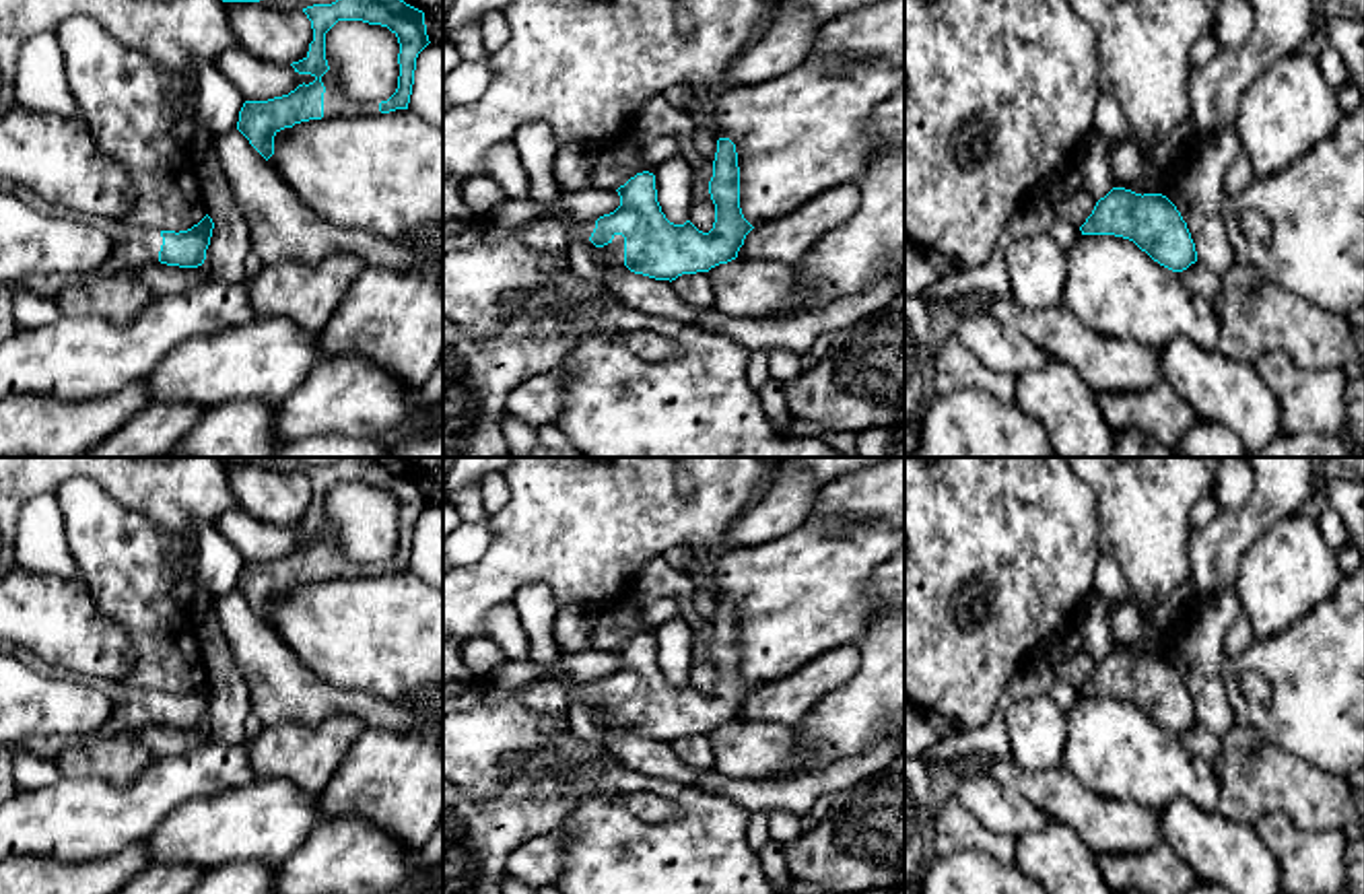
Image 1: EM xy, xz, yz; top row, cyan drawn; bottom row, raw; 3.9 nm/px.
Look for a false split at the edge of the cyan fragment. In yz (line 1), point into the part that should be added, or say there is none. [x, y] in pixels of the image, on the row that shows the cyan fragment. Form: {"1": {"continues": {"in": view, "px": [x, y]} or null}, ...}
{"1": {"continues": null}}

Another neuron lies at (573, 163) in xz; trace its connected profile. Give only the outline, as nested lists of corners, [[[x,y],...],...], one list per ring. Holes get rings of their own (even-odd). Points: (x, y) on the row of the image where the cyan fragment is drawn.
[[[569,144],[556,148],[552,173],[565,194],[587,187],[598,152],[600,148],[593,144]]]

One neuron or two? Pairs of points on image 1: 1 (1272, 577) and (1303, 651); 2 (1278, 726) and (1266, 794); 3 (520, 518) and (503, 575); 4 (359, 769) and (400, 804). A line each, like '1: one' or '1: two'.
1: two
2: two
3: one
4: one

